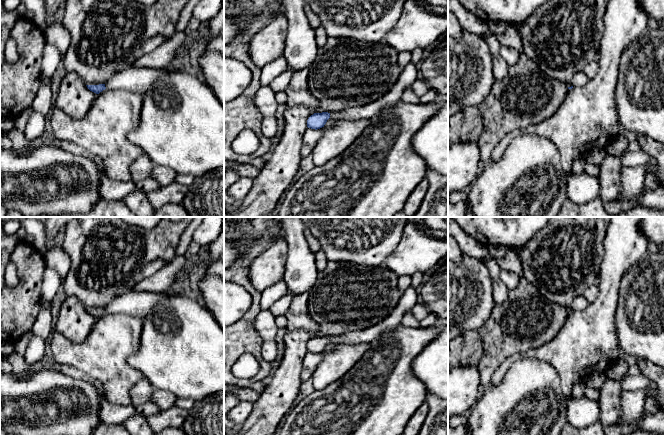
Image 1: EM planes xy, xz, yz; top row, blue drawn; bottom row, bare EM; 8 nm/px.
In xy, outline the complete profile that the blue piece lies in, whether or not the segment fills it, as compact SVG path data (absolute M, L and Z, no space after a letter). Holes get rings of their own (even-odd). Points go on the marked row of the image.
M129 65L124 70L115 73L105 84L86 86L96 94L105 89L123 89L138 92L143 96L158 79L168 72L168 67L160 69Z

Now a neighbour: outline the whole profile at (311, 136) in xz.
M324 127L317 130L307 128L303 136L303 144L315 146L318 140L322 137L324 130L325 130Z

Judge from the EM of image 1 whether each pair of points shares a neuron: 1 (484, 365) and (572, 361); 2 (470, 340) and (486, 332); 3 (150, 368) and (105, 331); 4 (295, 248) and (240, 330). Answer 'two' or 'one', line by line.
1: two
2: two
3: two
4: two

